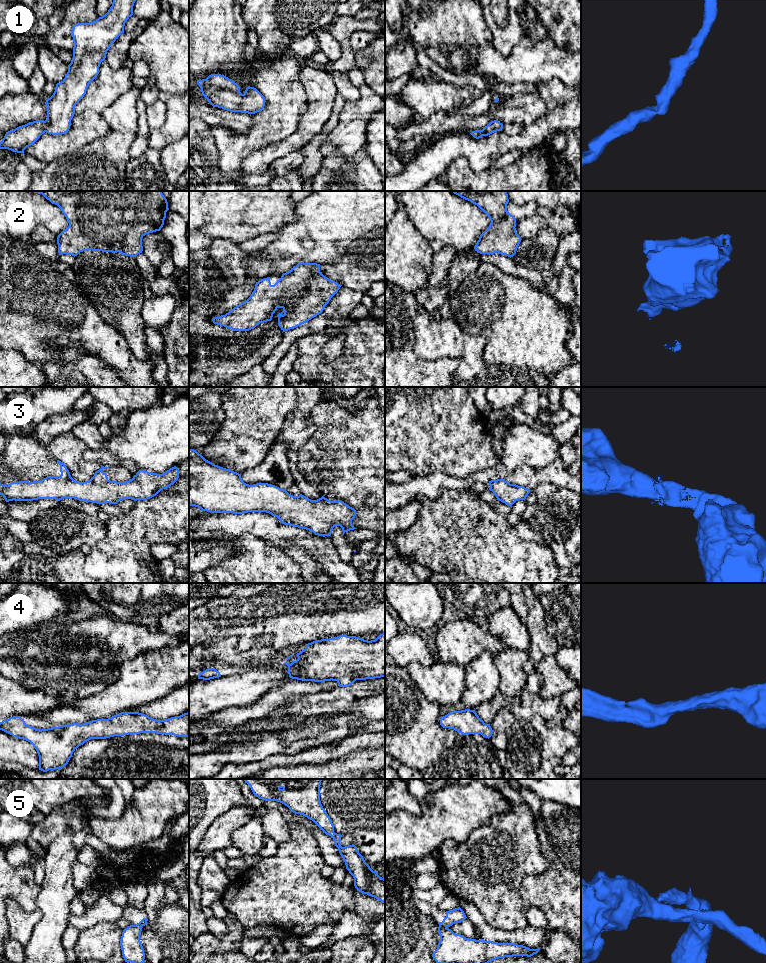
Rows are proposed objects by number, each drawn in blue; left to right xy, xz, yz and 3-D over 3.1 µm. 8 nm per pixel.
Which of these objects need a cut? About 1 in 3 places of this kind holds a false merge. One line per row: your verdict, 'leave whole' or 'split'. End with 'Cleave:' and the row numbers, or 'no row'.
1: leave whole
2: leave whole
3: leave whole
4: leave whole
5: split
Cleave: 5

